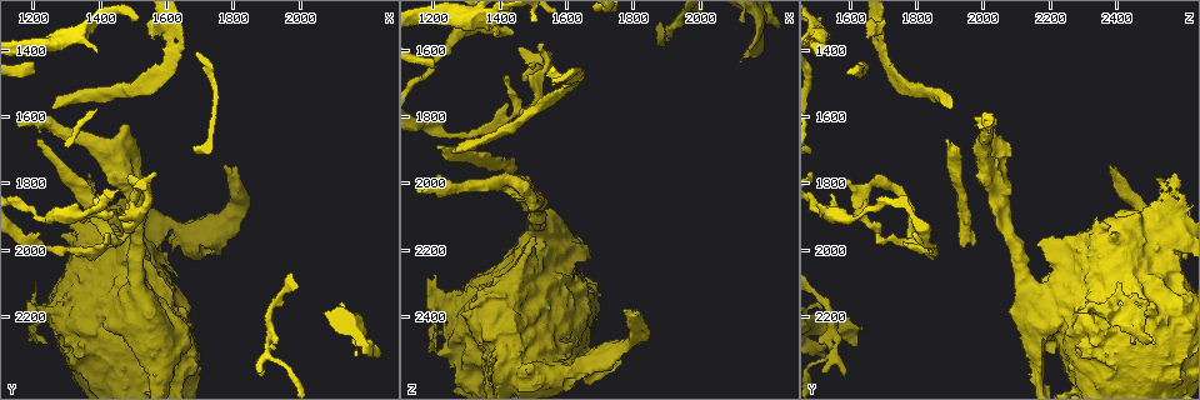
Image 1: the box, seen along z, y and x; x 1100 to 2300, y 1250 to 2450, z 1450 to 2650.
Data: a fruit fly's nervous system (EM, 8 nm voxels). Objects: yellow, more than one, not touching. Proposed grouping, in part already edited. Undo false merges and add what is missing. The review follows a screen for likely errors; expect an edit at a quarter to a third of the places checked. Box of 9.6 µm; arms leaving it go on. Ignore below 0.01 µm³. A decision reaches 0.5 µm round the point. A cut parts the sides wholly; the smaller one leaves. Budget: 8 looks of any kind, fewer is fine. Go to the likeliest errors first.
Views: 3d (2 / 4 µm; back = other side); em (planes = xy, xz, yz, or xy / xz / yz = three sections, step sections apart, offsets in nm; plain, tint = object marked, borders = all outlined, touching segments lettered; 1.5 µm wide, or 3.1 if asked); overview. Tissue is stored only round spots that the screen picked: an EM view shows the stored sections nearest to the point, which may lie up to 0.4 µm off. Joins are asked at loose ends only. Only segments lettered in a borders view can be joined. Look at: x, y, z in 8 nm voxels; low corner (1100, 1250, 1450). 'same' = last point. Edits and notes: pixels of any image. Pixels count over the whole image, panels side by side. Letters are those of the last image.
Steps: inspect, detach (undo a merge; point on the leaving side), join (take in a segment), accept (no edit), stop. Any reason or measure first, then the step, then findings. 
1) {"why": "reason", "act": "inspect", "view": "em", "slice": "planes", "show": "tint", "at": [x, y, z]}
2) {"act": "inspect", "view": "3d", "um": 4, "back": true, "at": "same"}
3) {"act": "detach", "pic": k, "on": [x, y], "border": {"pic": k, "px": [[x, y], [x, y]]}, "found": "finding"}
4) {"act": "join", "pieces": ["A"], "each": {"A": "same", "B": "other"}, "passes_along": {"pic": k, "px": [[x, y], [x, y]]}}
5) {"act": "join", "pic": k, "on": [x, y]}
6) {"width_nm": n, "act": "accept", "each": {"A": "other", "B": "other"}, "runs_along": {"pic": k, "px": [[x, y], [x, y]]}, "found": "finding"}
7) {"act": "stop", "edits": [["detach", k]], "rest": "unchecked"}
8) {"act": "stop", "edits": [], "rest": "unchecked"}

{"why": "sudden change in width", "act": "inspect", "view": "3d", "um": 4, "at": [1460, 1740, 2000]}

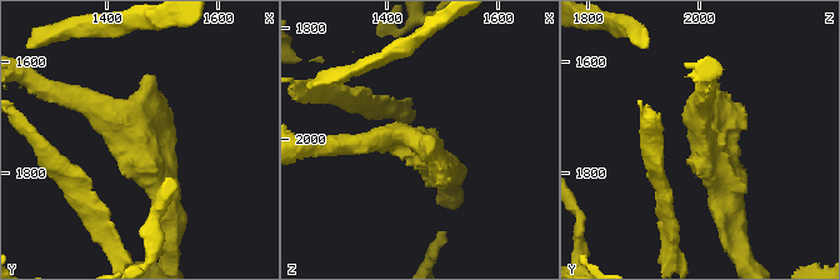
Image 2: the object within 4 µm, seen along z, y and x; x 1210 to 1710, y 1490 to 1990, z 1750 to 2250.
{"act": "inspect", "view": "em", "slice": "planes", "show": "borders", "at": [1460, 1730, 2000]}

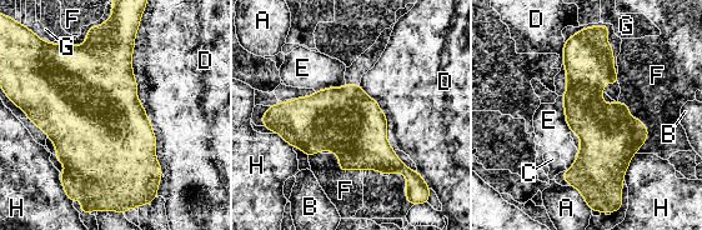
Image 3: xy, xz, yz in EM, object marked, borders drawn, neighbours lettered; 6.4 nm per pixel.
{"longest_contact_nm": ["D", 600], "act": "accept", "each": {"A": "other", "B": "other", "C": "other", "D": "other", "E": "other", "F": "other", "G": "other", "H": "other"}, "found": "continuous, no second neuron"}

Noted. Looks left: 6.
{"why": "an open end", "act": "inspect", "view": "3d", "um": 2, "back": true, "at": [1450, 1890, 1540]}

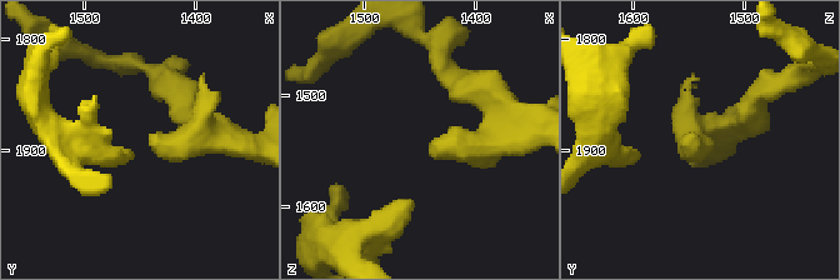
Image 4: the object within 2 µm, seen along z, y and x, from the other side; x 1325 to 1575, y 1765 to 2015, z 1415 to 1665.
{"act": "inspect", "view": "em", "slice": "planes", "show": "borders", "at": [1440, 1888, 1550]}

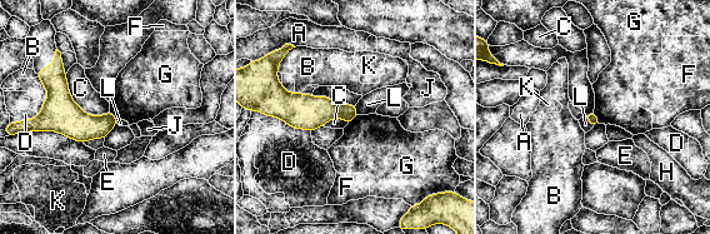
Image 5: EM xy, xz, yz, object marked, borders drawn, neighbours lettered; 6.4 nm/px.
{"act": "accept", "each": {"A": "other", "B": "other", "C": "other", "D": "other", "E": "other", "F": "other", "G": "other", "H": "other", "J": "other", "K": "other", "L": "other"}, "found": "none of them fits"}

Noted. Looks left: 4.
{"why": "an open end", "act": "inspect", "view": "3d", "um": 2, "at": [1890, 2380, 1580]}

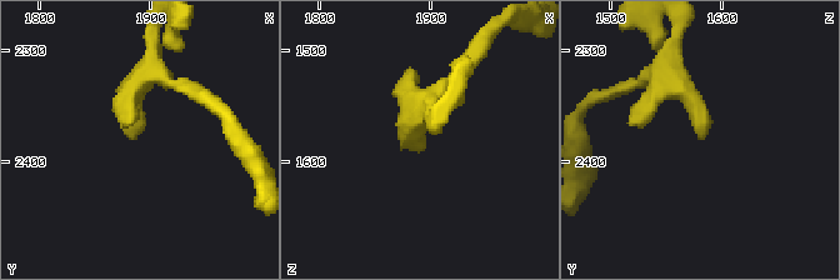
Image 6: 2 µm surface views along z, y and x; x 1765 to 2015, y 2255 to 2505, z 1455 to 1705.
{"act": "inspect", "view": "em", "slice": "xz", "step": 4, "show": "borders", "at": [1890, 2374, 1586]}

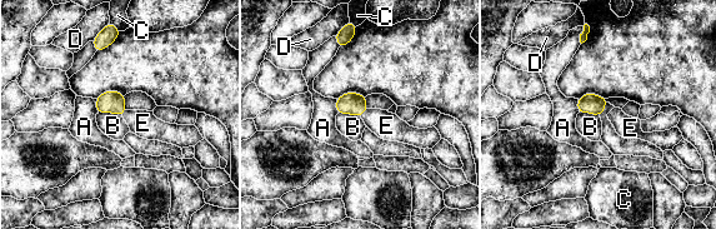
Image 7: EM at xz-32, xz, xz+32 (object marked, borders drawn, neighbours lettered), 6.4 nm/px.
{"act": "join", "pieces": ["E"], "each": {"A": "other", "B": "other", "C": "other", "D": "other", "E": "same"}, "passes_along": {"pic": 7, "px": [[351, 103], [364, 111], [386, 125]]}, "found": "it goes on there"}

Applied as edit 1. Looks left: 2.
{"act": "stop", "edits": [["join", 7]], "rest": "unchecked"}

